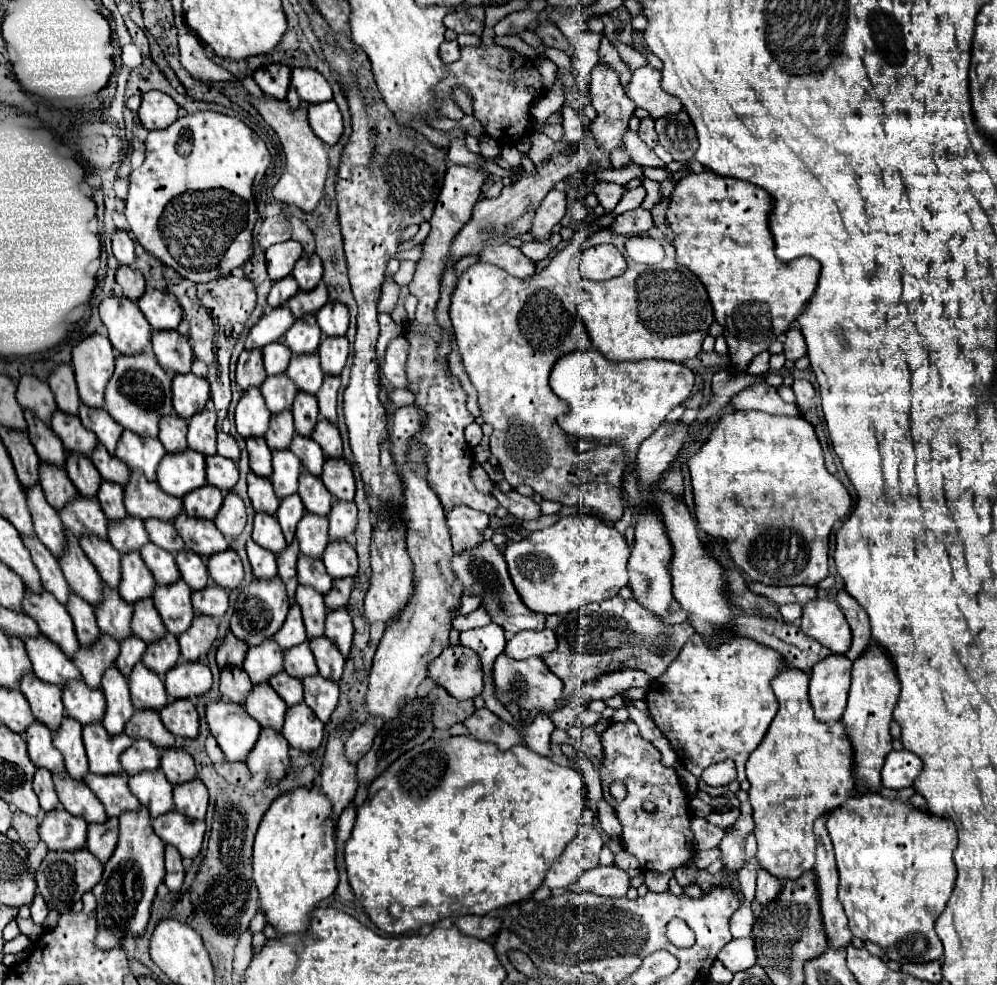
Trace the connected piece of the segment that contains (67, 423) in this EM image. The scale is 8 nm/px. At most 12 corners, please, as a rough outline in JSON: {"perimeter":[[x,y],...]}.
{"perimeter":[[55,411],[51,429],[65,451],[89,457],[97,437],[79,417]]}

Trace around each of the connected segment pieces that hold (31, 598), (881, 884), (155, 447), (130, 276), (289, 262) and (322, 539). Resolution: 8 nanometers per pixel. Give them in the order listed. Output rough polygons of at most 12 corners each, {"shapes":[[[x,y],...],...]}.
{"shapes":[[[27,591],[23,611],[69,659],[79,651],[73,619],[51,593]],[[883,795],[827,817],[853,937],[943,955],[951,821]],[[123,431],[115,457],[155,481],[159,439]],[[117,269],[123,295],[137,301],[145,293],[141,271]],[[297,241],[267,249],[271,281],[291,275],[303,249]],[[305,513],[297,525],[301,555],[323,557],[325,517]]]}

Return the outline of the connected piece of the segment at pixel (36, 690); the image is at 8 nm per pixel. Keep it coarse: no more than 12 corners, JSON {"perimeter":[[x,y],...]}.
{"perimeter":[[23,677],[19,691],[55,735],[65,717],[61,687]]}

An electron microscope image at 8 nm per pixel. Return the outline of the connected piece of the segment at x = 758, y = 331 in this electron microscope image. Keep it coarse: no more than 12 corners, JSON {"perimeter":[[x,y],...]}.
{"perimeter":[[677,181],[677,263],[725,327],[733,375],[805,311],[821,269],[775,257],[765,191]]}

